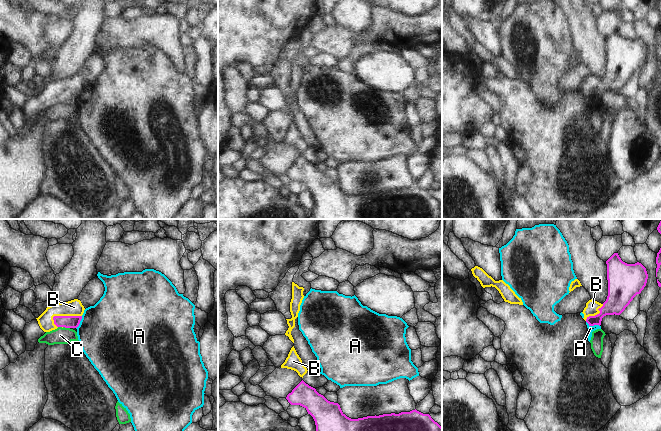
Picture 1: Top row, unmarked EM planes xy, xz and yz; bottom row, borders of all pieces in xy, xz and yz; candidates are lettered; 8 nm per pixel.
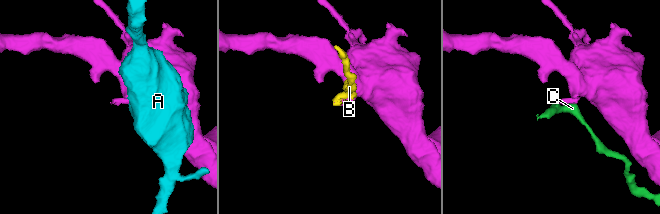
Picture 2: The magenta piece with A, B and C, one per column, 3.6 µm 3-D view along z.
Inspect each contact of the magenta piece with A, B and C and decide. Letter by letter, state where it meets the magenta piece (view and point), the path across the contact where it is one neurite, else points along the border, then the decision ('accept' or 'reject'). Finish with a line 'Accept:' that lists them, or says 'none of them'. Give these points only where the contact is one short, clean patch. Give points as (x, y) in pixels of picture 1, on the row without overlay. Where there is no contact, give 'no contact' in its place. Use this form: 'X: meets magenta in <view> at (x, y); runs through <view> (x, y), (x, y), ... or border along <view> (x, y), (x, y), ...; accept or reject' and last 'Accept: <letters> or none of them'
A: meets magenta in yz at (593, 101); border along yz (586, 97), (590, 101), (599, 102); reject
B: meets magenta in xy at (66, 92); runs through xy (60, 97), (66, 92), (74, 83); accept
C: meets magenta in xy at (66, 103); border along xy (63, 102), (69, 104); reject
Accept: B

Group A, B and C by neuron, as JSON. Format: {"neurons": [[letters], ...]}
{"neurons": [["A"], ["B"], ["C"]]}

